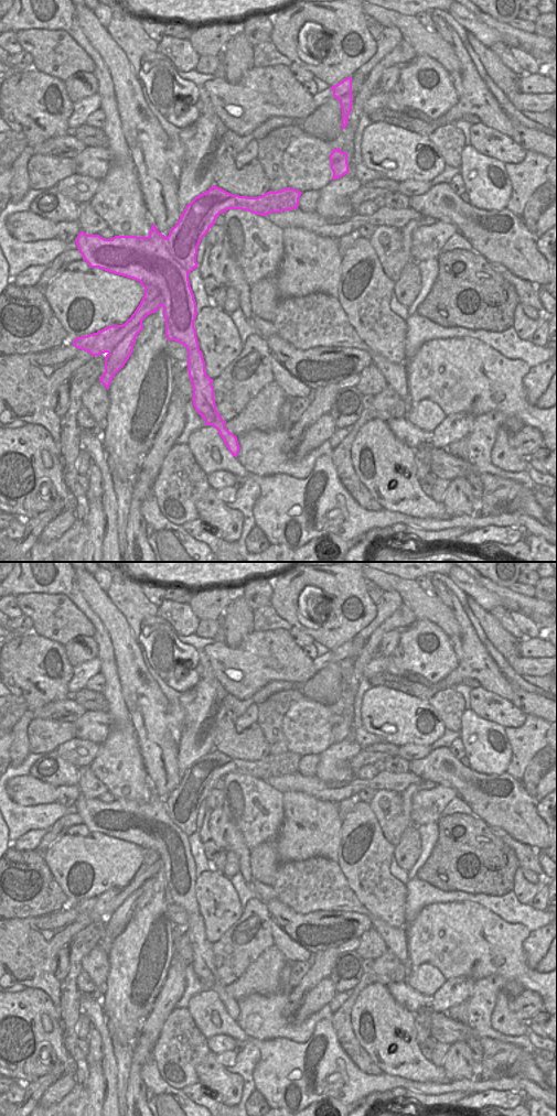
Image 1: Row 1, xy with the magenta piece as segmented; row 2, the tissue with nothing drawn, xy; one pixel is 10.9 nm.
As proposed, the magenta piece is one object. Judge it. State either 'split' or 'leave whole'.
split

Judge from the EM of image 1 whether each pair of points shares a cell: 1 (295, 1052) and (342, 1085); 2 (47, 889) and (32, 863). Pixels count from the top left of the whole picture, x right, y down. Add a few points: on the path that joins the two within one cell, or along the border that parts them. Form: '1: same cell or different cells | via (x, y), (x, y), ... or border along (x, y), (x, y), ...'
1: same cell | via (295, 1070), (295, 1074), (312, 1092), (324, 1086)
2: same cell | via (42, 882), (42, 875), (38, 869)

